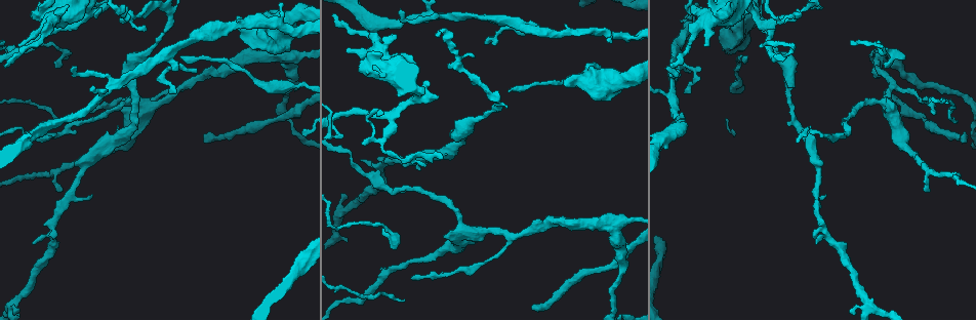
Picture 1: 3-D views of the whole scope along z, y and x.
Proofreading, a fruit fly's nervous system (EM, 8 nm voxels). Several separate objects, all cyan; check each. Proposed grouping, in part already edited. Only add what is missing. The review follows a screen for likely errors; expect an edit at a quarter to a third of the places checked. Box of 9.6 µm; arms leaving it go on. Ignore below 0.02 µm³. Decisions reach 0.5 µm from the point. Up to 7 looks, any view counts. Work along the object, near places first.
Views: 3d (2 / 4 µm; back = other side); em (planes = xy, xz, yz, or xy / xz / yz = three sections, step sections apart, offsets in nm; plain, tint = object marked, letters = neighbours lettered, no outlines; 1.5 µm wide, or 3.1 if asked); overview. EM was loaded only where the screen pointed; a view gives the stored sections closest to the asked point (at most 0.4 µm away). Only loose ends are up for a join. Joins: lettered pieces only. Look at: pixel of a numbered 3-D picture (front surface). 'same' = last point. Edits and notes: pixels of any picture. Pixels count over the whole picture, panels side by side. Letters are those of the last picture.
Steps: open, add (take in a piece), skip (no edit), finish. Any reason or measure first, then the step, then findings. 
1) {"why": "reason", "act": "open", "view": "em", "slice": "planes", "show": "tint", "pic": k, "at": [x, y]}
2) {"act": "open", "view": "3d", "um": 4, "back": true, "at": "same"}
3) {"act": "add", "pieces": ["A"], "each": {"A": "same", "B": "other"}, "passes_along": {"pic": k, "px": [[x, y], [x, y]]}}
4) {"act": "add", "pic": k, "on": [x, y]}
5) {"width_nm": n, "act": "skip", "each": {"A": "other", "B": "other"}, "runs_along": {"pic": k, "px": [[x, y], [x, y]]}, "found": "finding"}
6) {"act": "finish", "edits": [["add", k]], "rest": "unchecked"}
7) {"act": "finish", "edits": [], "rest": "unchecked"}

{"why": "thin end", "act": "open", "view": "3d", "um": 4, "pic": 1, "at": [73, 67]}

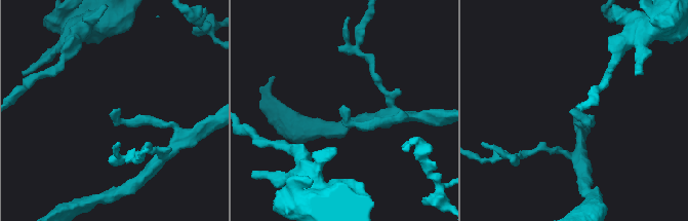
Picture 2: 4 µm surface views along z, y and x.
{"act": "open", "view": "em", "slice": "planes", "show": "tint", "pic": 2, "at": [117, 110]}

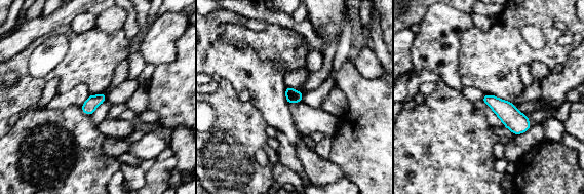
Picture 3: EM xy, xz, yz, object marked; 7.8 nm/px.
{"act": "open", "view": "em", "slice": "planes", "show": "letters", "at": "same"}

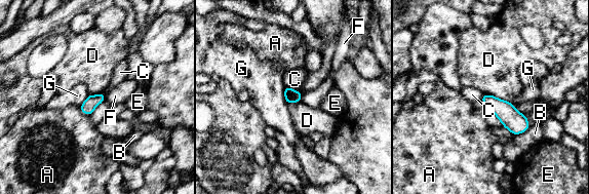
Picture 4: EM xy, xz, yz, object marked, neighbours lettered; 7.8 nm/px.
{"act": "skip", "each": {"A": "other", "B": "other", "C": "other", "D": "other", "E": "other", "F": "other", "G": "other"}, "border": {"pic": 4, "px": [[484, 93], [495, 95], [510, 103]]}, "found": "none of them fits"}

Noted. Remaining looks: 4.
{"why": "long arm stops here", "act": "open", "view": "em", "slice": "planes", "show": "letters", "pic": 1, "at": [508, 90]}

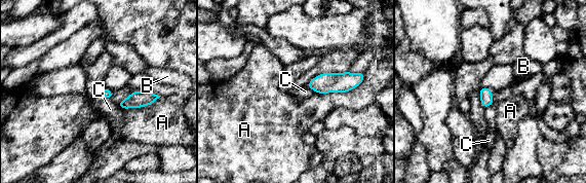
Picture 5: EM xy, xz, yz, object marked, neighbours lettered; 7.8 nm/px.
{"act": "skip", "each": {"A": "other", "B": "other", "C": "other"}, "border": {"pic": 5, "px": [[306, 85], [315, 92]]}, "found": "no lettered piece goes on from it"}

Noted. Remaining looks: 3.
{"why": "an open end", "act": "open", "view": "em", "slice": "xz", "step": 8, "show": "letters", "pic": 1, "at": [411, 279]}

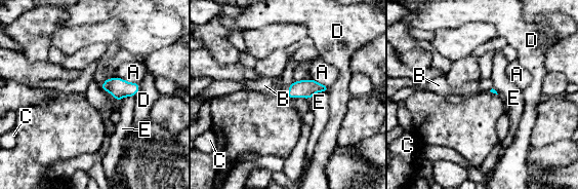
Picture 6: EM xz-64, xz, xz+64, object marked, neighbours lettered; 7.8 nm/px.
{"why": "another direction", "act": "open", "view": "em", "slice": "planes", "show": "letters", "at": "same"}

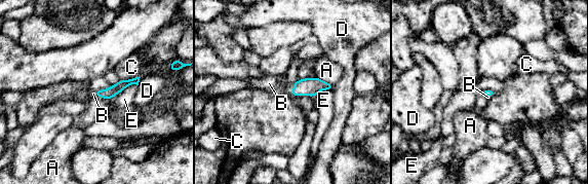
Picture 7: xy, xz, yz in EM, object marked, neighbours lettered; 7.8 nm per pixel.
{"longest_contact_nm": ["E", 240], "act": "add", "pieces": ["B"], "each": {"A": "other", "B": "same", "C": "other", "D": "other", "E": "other"}, "passes_along": {"pic": 7, "px": [[309, 86], [292, 89], [269, 83]]}, "found": "the neuron continues"}

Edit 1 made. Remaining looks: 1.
{"act": "finish", "edits": [["add", 7]], "rest": "unchecked"}

